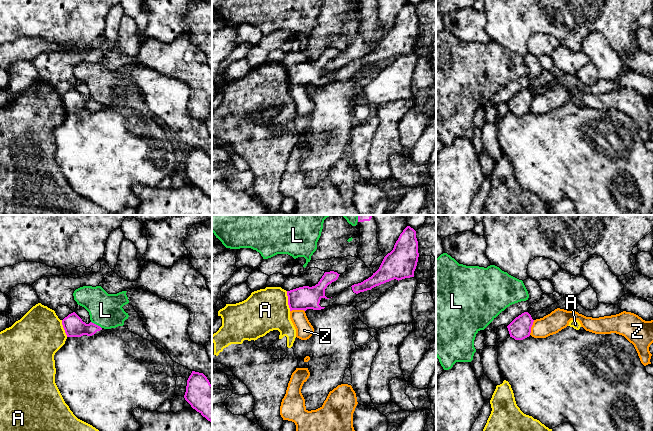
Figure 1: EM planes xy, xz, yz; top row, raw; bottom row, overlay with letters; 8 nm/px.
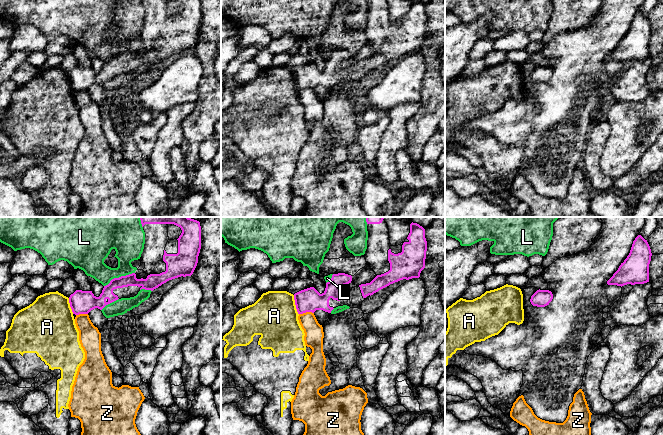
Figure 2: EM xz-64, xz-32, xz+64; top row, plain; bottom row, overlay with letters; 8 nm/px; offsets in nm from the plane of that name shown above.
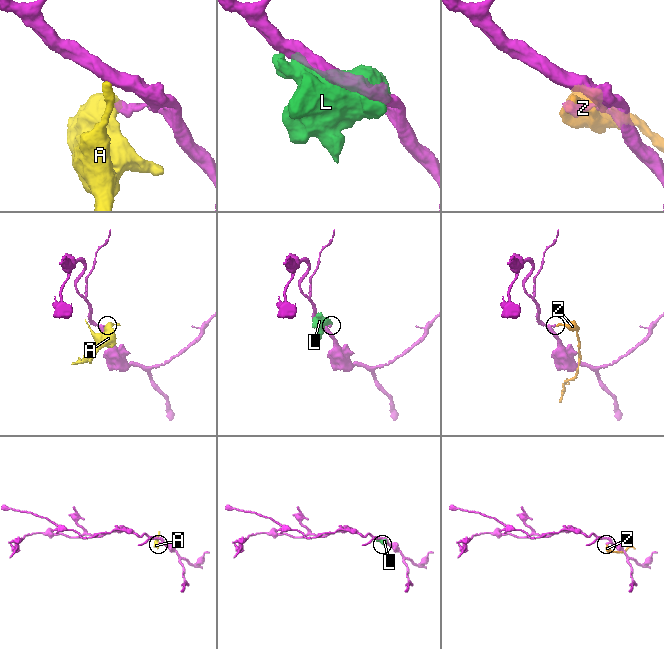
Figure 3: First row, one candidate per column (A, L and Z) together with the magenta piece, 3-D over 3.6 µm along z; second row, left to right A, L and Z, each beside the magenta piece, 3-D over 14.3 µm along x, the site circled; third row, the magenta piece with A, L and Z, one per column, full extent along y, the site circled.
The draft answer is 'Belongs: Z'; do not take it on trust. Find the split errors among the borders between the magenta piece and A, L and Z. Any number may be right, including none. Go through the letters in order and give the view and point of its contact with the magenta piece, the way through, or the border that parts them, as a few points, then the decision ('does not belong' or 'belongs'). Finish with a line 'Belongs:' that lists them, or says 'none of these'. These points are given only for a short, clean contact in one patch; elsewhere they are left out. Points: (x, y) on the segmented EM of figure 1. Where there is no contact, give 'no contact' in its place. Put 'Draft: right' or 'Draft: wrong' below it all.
A: meets magenta in xz at (288, 301); border along xz (286, 291), (290, 310); does not belong
L: meets magenta in xy at (95, 324); does not belong
Z: meets magenta in xz at (297, 309); border along xz (304, 310), (290, 311); does not belong
Belongs: none of these
Draft: wrong

